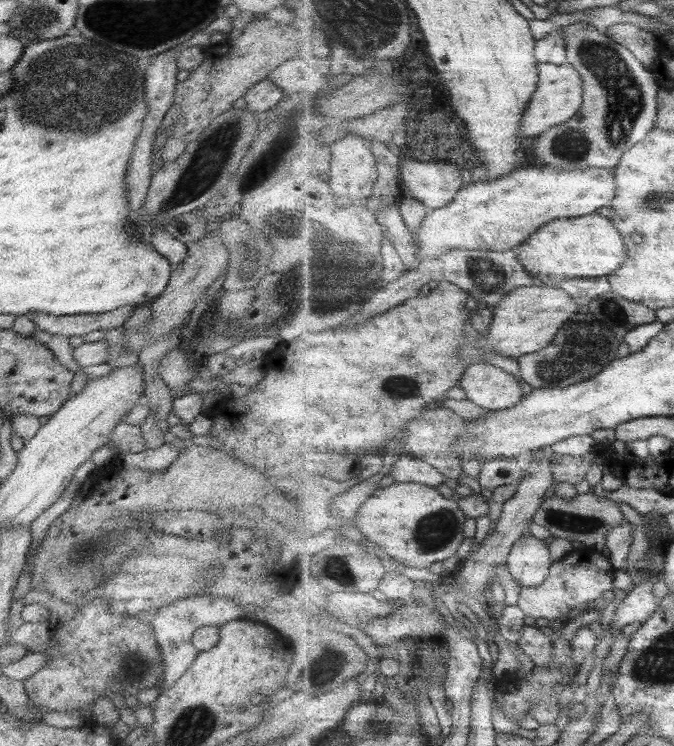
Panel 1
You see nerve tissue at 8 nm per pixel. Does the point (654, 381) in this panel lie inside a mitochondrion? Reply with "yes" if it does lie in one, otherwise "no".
no

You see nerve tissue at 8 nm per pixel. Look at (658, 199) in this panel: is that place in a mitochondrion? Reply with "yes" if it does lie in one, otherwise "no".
yes

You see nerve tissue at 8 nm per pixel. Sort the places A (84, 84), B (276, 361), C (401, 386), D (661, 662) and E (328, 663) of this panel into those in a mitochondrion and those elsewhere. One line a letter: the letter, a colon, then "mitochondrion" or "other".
A: mitochondrion
B: other
C: mitochondrion
D: mitochondrion
E: mitochondrion

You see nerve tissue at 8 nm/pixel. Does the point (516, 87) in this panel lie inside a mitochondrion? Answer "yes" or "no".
no

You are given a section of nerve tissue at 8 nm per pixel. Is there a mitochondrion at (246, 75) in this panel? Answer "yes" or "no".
no

